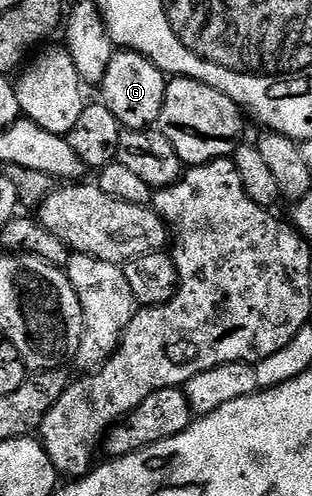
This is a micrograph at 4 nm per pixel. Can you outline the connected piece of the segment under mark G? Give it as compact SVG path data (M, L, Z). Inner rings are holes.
M118 50L107 65L107 73L99 85L100 102L120 121L122 128L131 131L144 131L152 128L163 109L163 97L167 76L147 57L137 51Z

